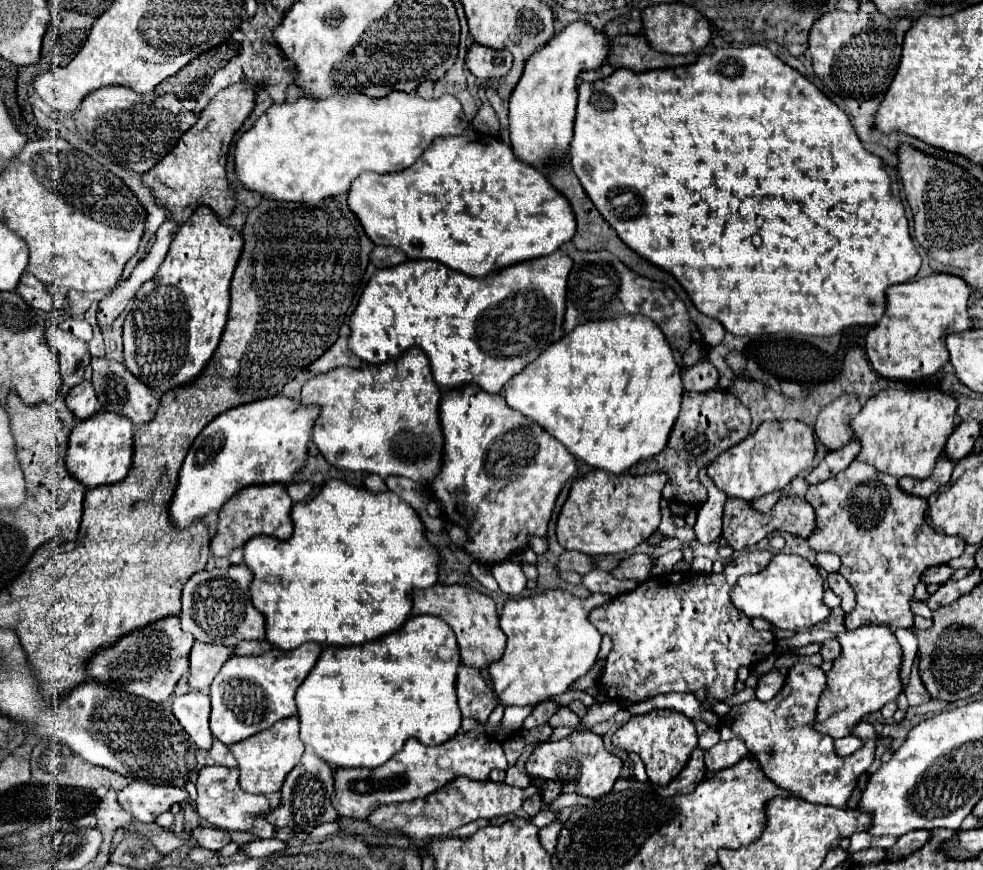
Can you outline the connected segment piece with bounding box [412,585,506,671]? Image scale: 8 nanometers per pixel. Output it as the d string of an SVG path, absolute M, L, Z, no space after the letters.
M434 585L430 589L422 589L420 595L412 595L412 615L426 613L444 619L458 641L460 657L466 667L474 667L476 671L484 671L490 667L490 663L498 661L506 647L506 635L500 629L498 615L496 615L496 603L492 597L470 589L466 585Z

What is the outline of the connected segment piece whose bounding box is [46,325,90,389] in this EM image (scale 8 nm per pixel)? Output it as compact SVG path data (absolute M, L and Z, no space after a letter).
M58 325L48 327L46 341L56 353L64 389L70 389L76 383L80 383L80 379L84 379L84 369L90 363L86 341L80 341L70 333L64 333Z

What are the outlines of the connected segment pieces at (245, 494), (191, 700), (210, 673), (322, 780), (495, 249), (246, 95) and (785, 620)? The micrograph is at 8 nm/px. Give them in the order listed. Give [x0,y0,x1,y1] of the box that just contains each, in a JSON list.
[[212,483,292,557],[172,691,212,751],[188,643,236,689],[268,751,340,831],[348,133,576,277],[144,83,258,225],[730,555,830,631]]

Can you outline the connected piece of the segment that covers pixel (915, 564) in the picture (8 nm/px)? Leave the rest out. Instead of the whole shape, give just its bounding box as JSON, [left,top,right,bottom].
[806,461,966,633]

